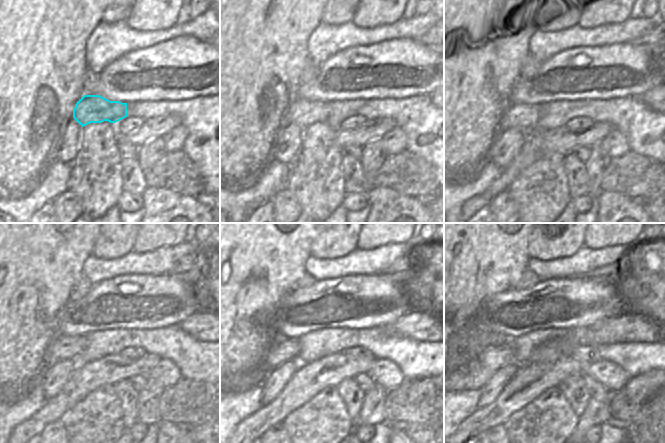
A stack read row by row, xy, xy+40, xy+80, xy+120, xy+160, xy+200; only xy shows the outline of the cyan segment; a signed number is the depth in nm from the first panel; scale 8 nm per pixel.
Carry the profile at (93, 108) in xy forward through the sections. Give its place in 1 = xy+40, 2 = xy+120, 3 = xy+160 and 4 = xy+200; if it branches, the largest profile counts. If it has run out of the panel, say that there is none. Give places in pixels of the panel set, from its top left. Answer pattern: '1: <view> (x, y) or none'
1: xy+40 (301, 112)
2: xy+120 (65, 346)
3: xy+160 (284, 349)
4: xy+200 (470, 373)

